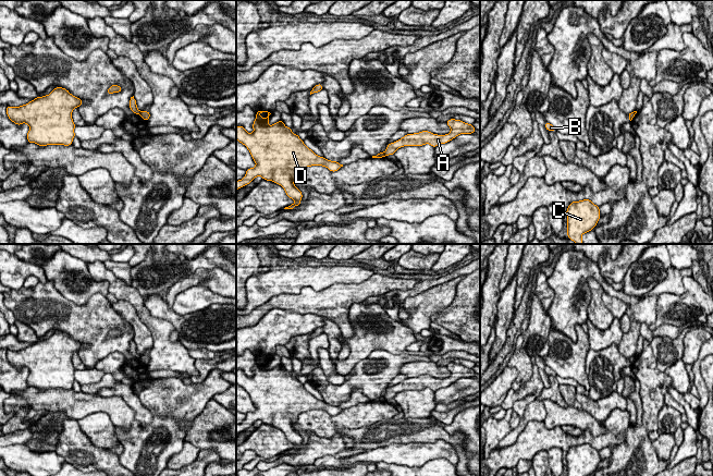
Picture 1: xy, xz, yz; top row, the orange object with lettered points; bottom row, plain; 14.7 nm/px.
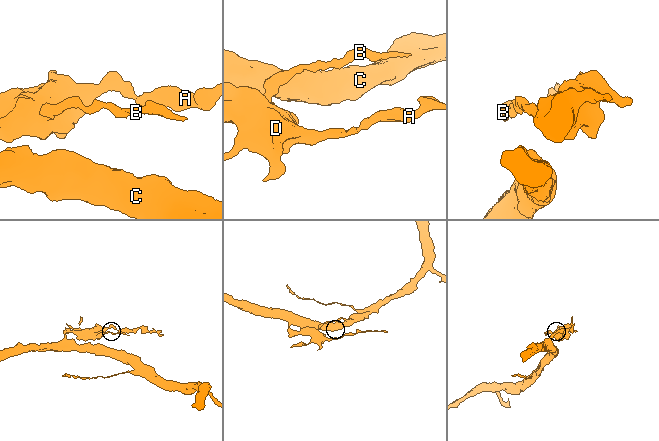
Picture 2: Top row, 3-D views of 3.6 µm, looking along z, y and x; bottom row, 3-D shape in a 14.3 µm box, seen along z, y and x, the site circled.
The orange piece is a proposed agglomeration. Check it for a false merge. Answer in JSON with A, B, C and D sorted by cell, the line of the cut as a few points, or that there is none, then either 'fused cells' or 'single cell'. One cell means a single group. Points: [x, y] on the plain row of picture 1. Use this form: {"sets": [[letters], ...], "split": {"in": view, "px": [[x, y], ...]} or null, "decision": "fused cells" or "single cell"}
{"sets": [["A"], ["B", "C", "D"]], "split": {"in": "xy", "px": [[140, 355], [139, 358]]}, "decision": "fused cells"}

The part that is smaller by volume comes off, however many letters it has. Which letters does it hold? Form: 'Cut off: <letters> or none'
Cut off: A

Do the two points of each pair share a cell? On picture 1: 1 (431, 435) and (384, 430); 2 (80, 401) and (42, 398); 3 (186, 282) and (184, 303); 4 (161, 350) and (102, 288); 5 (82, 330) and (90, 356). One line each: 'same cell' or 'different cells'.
1: same cell
2: same cell
3: different cells
4: different cells
5: same cell

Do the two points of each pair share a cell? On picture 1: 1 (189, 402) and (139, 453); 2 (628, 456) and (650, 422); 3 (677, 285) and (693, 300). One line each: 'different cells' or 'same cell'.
1: same cell
2: different cells
3: different cells

